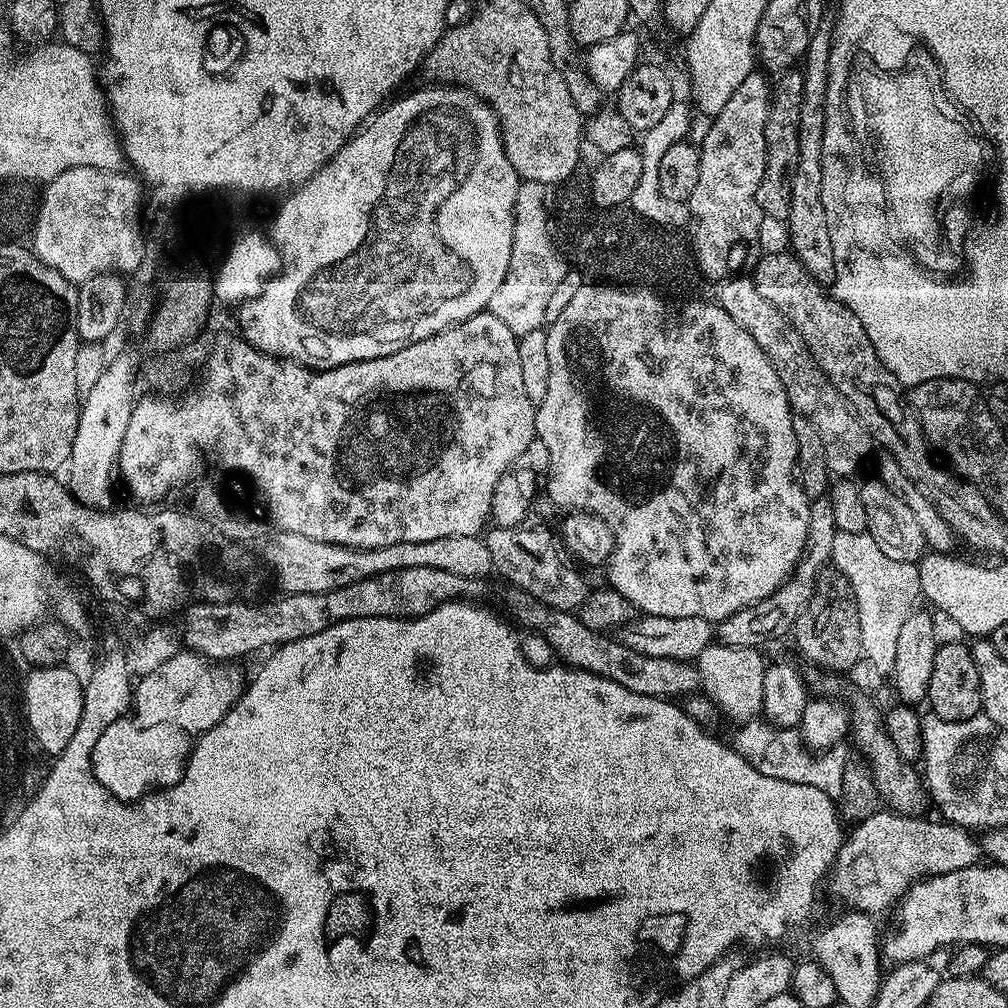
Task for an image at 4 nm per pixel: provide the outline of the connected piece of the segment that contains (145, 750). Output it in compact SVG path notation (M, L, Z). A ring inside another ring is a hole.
M137 713L136 720L128 715L116 719L102 732L92 751L92 772L96 780L124 803L135 803L153 791L156 788L156 778L160 778L160 772L164 772L164 764L154 764L164 756L162 744L158 742L164 732L148 728L148 724L156 724L156 720L144 720L144 716Z

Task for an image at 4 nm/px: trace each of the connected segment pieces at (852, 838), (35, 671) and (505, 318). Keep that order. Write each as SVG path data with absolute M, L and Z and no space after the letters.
M881 810L879 812L875 812L874 814L870 814L870 818L866 818L865 820L859 821L855 825L856 828L852 833L845 835L843 837L840 849L838 850L838 854L836 855L836 860L832 863L832 870L830 875L827 877L826 884L827 887L832 887L832 892L837 896L838 899L841 900L845 905L843 906L848 910L855 910L858 912L867 912L869 914L877 914L876 912L880 912L883 908L888 908L897 903L907 891L909 886L912 885L913 881L918 881L923 877L930 877L936 875L944 875L950 874L951 871L962 870L963 867L974 867L979 865L982 860L982 844L979 839L976 840L971 831L967 828L959 828L957 824L949 824L947 822L941 822L939 819L936 820L920 820L924 818L917 818L916 816L905 816L901 813L894 812L891 810Z
M66 667L32 668L24 684L22 680L22 712L26 717L26 725L42 752L52 758L66 750L74 730L78 730L78 722L82 722L84 680Z
M525 180L518 186L509 266L502 284L487 306L487 311L502 318L502 322L506 322L506 326L510 326L510 330L518 338L530 334L530 330L545 327L546 305L550 302L550 294L554 294L565 273L561 263L557 263L552 248L548 248L548 239L545 239L545 217L550 208L544 203L544 192L545 185L533 180Z

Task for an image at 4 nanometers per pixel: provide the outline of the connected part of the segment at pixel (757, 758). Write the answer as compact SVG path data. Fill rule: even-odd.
M760 718L743 721L735 728L738 729L730 739L730 747L745 758L758 774L766 778L777 778L778 781L812 786L833 800L839 799L845 763L850 758L850 750L848 752L845 743L835 744L830 750L816 755L805 748L797 729L778 727Z

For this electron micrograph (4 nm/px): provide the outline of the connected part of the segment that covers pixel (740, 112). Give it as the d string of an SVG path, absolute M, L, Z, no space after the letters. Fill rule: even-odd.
M753 70L735 88L734 94L726 101L726 106L712 117L710 132L706 140L698 147L700 165L698 166L698 184L690 194L692 201L691 220L695 221L695 239L697 250L697 266L709 280L723 281L733 274L739 273L740 268L748 259L753 259L752 251L760 240L760 223L765 223L764 211L758 206L756 195L758 186L766 170L766 118L772 105L772 84L763 71Z

